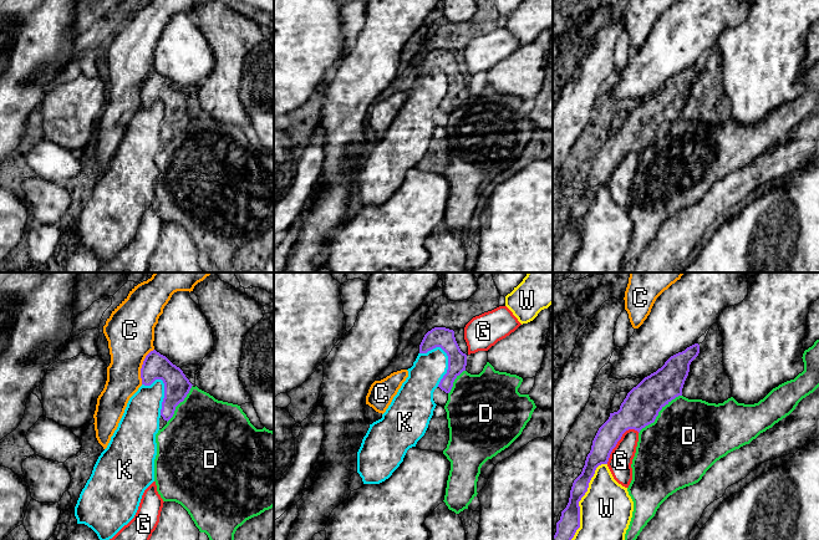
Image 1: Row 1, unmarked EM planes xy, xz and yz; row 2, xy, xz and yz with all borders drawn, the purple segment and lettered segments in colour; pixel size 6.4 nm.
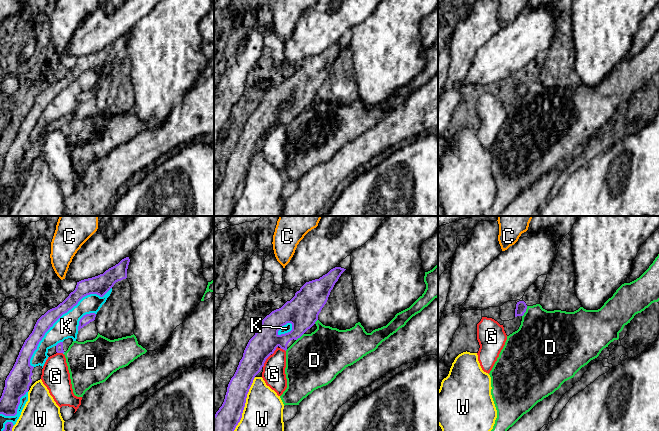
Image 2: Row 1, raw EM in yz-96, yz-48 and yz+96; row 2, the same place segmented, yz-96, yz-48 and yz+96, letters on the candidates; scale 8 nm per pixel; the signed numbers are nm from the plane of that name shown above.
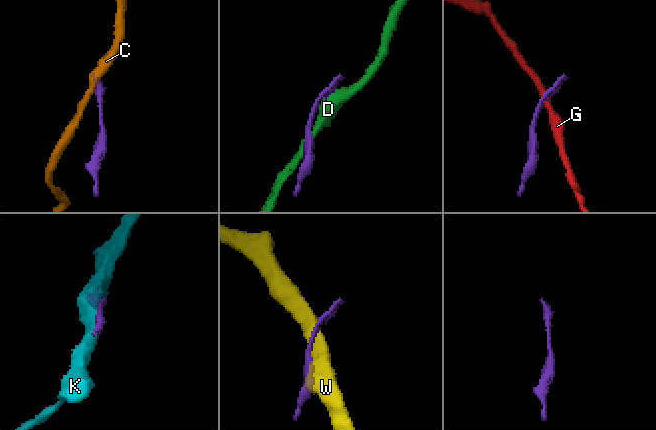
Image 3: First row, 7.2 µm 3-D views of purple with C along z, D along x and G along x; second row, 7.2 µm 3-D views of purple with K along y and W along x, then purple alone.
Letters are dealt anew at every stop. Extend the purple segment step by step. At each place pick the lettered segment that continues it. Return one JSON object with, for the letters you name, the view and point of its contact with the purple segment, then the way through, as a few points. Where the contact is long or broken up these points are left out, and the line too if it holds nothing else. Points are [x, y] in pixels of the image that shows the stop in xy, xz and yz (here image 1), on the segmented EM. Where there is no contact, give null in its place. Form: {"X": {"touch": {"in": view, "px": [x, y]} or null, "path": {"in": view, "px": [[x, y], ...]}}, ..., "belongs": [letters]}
{"belongs": []}

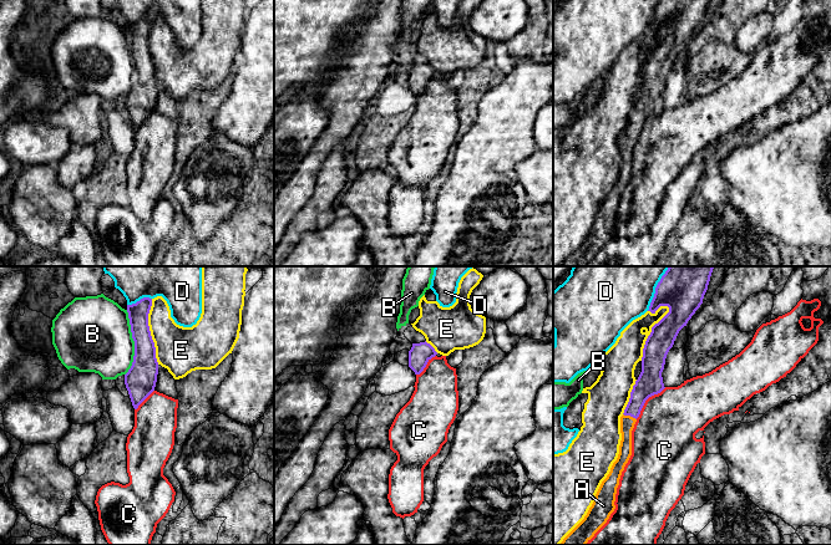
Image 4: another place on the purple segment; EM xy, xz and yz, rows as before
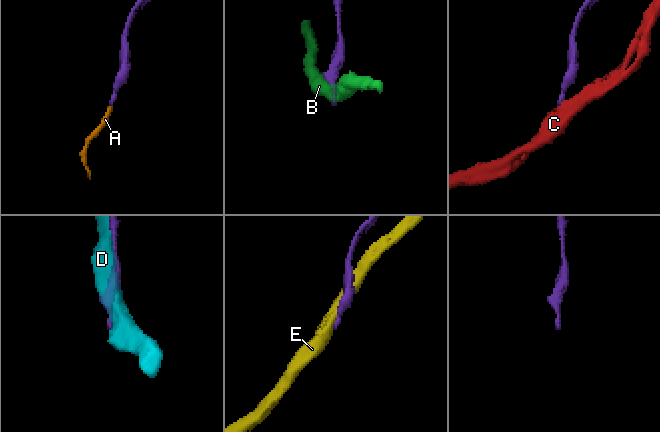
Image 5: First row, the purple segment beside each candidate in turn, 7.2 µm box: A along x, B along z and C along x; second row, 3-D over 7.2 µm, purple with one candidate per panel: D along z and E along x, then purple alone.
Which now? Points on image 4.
{"A": {"touch": {"in": "yz", "px": [629, 414]}, "path": {"in": "yz", "px": [[649, 382], [639, 393], [629, 414], [627, 423]]}}, "belongs": ["A"]}

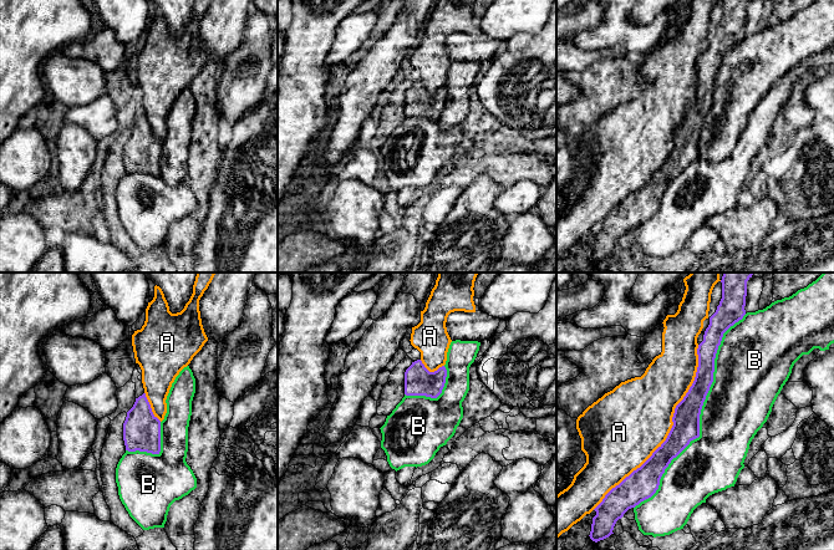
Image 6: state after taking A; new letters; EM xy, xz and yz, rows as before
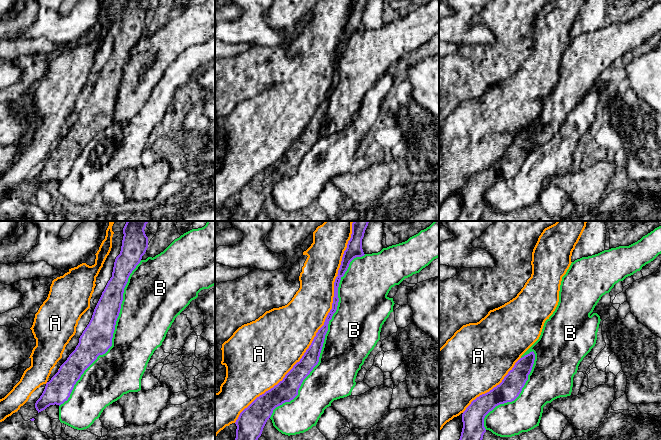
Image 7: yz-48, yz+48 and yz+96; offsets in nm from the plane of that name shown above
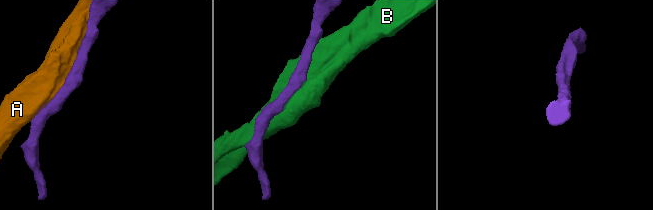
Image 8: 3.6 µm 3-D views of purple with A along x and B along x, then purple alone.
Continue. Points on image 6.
{"belongs": []}

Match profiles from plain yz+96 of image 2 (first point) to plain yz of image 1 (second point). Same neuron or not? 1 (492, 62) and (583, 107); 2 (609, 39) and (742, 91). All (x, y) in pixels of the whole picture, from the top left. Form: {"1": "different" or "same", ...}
{"1": "different", "2": "same"}

